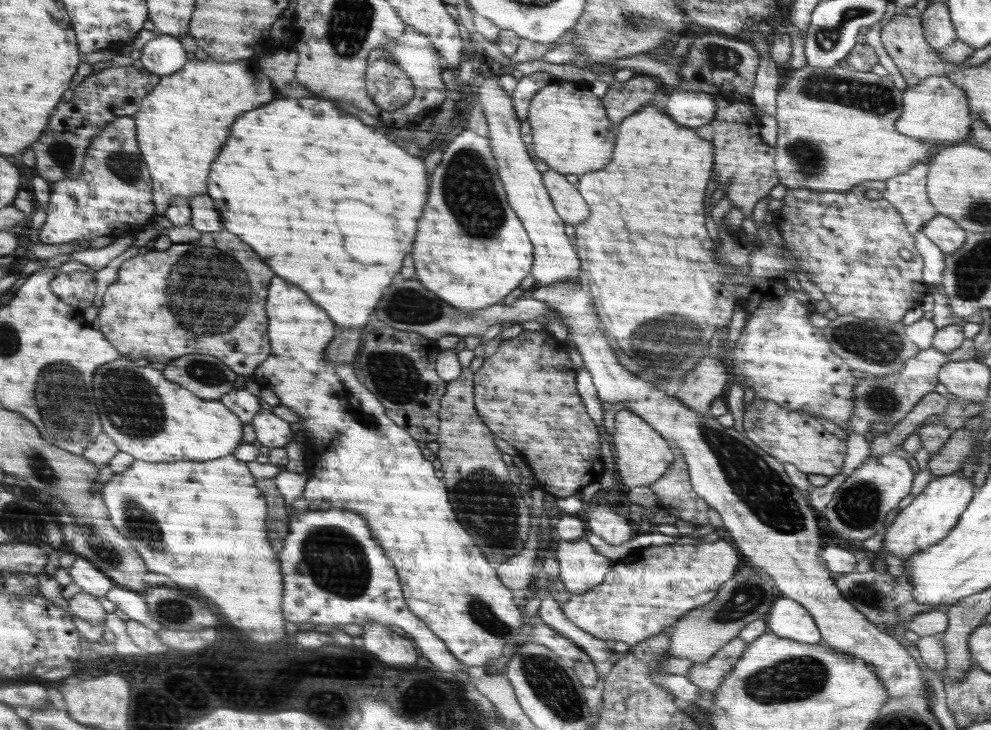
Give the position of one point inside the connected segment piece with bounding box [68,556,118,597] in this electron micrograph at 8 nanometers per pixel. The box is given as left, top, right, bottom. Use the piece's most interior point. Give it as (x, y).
(85, 573)

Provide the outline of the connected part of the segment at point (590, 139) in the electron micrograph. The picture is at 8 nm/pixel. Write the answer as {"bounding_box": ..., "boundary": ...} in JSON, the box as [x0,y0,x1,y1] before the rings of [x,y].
{"bounding_box":[528,81,616,174],"boundary":[[[555,81],[536,92],[528,107],[528,124],[532,128],[533,150],[549,168],[562,174],[586,174],[608,164],[614,152],[616,126],[610,124],[603,100],[590,89],[590,84]]]}

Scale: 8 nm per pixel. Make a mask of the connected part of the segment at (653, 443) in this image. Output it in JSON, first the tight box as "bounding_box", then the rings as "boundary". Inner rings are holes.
{"bounding_box":[612,408,674,488],"boundary":[[[624,408],[615,415],[614,441],[612,442],[615,453],[615,470],[617,483],[621,488],[636,488],[636,486],[650,486],[657,482],[665,472],[669,470],[670,464],[674,462],[674,454],[670,450],[671,446],[666,444],[666,440],[660,433],[632,411]]]}

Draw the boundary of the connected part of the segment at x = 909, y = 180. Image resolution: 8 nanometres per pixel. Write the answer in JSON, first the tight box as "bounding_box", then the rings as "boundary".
{"bounding_box":[883,162,938,234],"boundary":[[[922,162],[885,180],[883,196],[897,209],[910,234],[920,232],[938,214],[927,196],[926,177],[928,166]]]}

